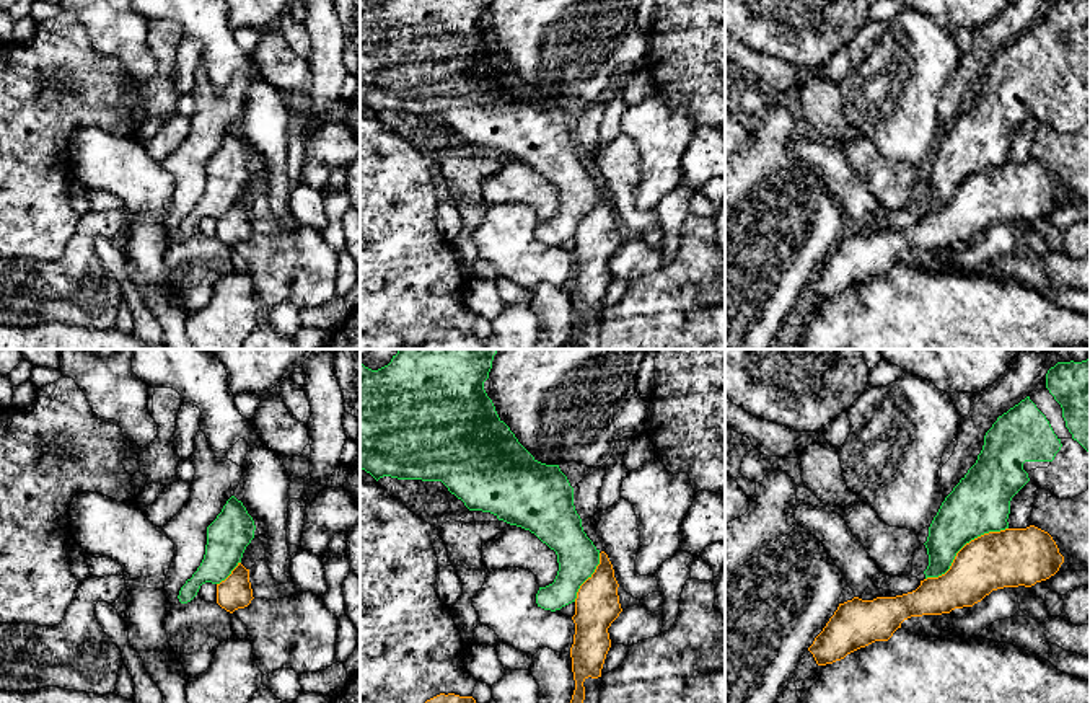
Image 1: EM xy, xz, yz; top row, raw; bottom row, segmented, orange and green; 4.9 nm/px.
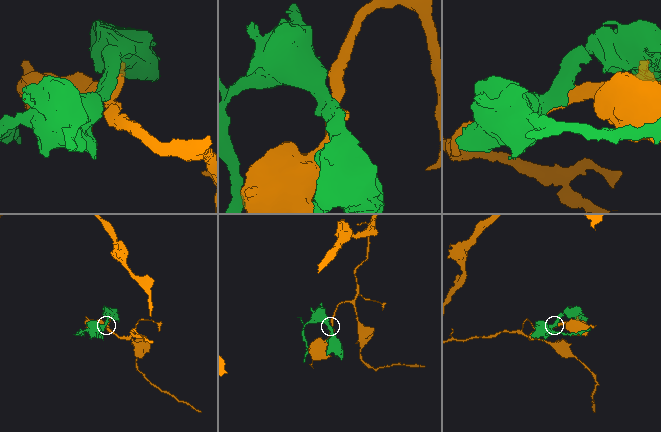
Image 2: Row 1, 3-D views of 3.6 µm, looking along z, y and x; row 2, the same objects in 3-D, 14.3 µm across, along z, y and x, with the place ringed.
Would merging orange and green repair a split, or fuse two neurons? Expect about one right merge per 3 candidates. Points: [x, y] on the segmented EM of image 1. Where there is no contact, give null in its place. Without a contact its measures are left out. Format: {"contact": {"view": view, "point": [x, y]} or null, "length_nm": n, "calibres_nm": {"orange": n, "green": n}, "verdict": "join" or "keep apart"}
{"contact": {"view": "yz", "point": [963, 547]}, "length_nm": 480, "calibres_nm": {"orange": 280, "green": 300}, "verdict": "keep apart"}

